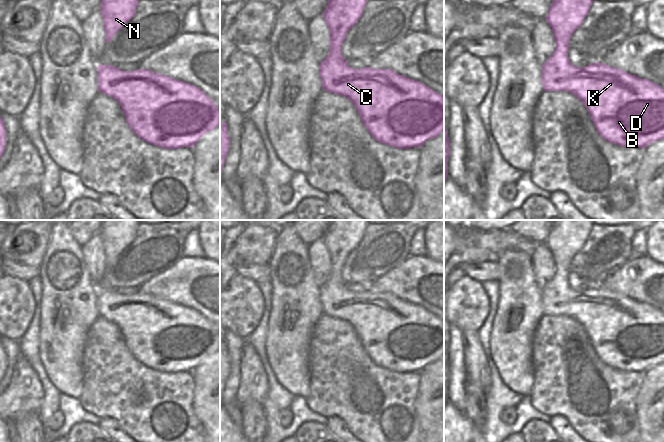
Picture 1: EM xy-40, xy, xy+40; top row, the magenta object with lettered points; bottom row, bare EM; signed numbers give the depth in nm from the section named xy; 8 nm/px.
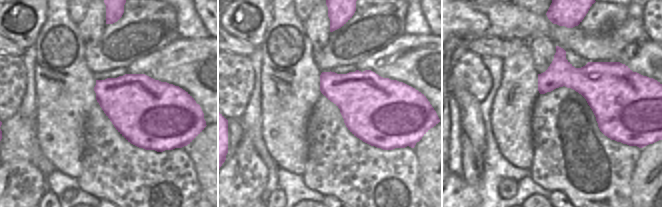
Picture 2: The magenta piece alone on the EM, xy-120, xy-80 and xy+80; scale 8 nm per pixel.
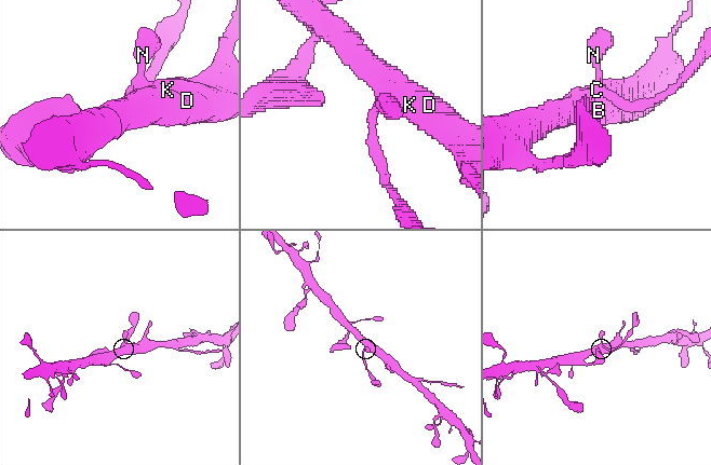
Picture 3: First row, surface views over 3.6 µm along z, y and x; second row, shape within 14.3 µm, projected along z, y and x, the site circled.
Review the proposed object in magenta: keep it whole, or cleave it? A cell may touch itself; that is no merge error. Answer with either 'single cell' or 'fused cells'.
fused cells

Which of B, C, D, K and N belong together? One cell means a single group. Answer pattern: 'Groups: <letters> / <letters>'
Groups: B C D K / N.

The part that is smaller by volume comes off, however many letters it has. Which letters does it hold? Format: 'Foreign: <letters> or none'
Foreign: N

